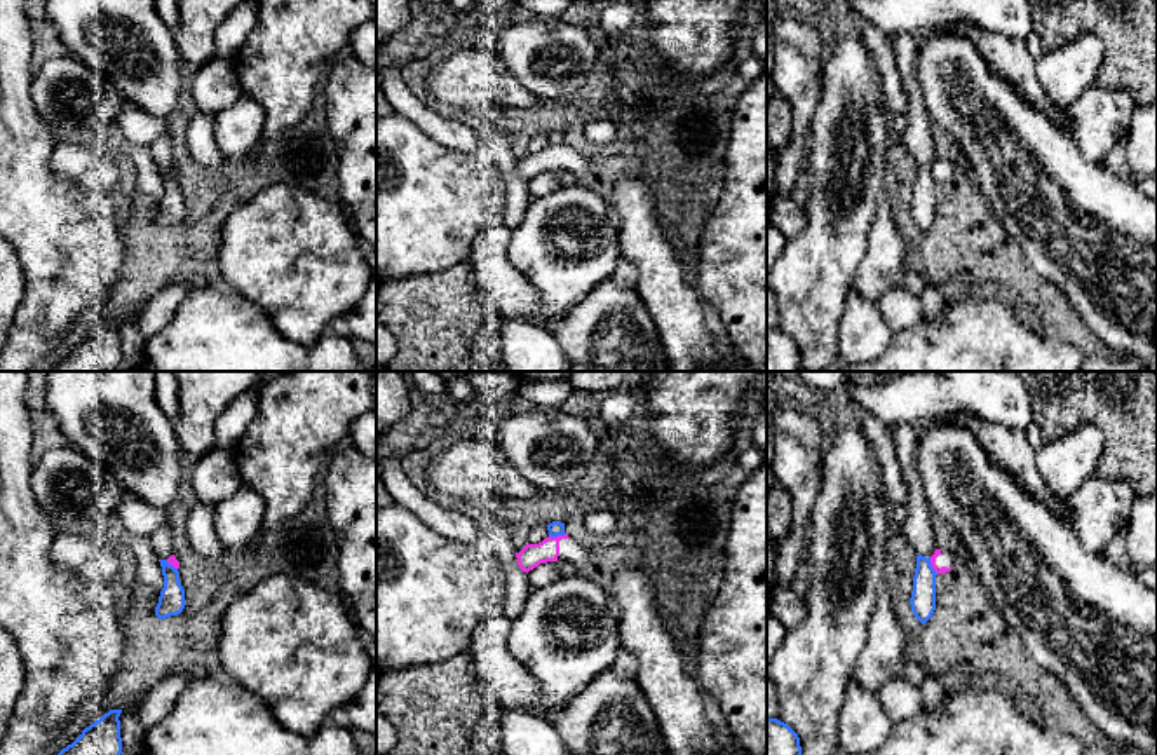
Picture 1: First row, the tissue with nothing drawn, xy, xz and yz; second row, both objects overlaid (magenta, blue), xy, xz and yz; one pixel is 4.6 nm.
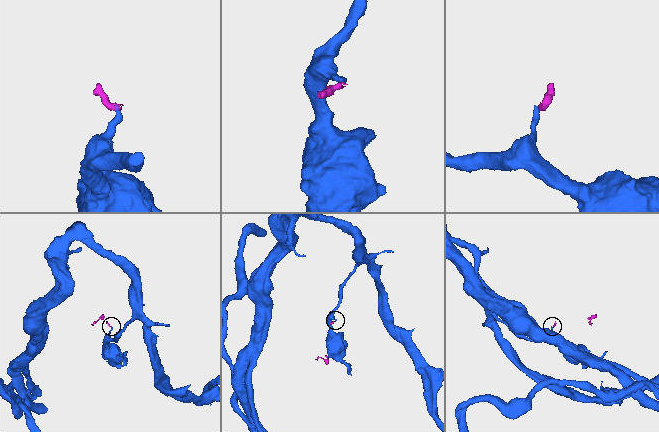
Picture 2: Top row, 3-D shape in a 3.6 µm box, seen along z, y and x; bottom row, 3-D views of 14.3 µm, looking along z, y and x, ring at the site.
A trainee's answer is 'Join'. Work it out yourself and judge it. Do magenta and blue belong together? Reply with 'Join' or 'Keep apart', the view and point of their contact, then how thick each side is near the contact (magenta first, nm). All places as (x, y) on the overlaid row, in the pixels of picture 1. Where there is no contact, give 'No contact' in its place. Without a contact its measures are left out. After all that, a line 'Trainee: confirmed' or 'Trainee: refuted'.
Keep apart. Touches magenta at xz (558, 536). Thickness 110 nm (magenta) against 70 nm
Trainee: refuted

